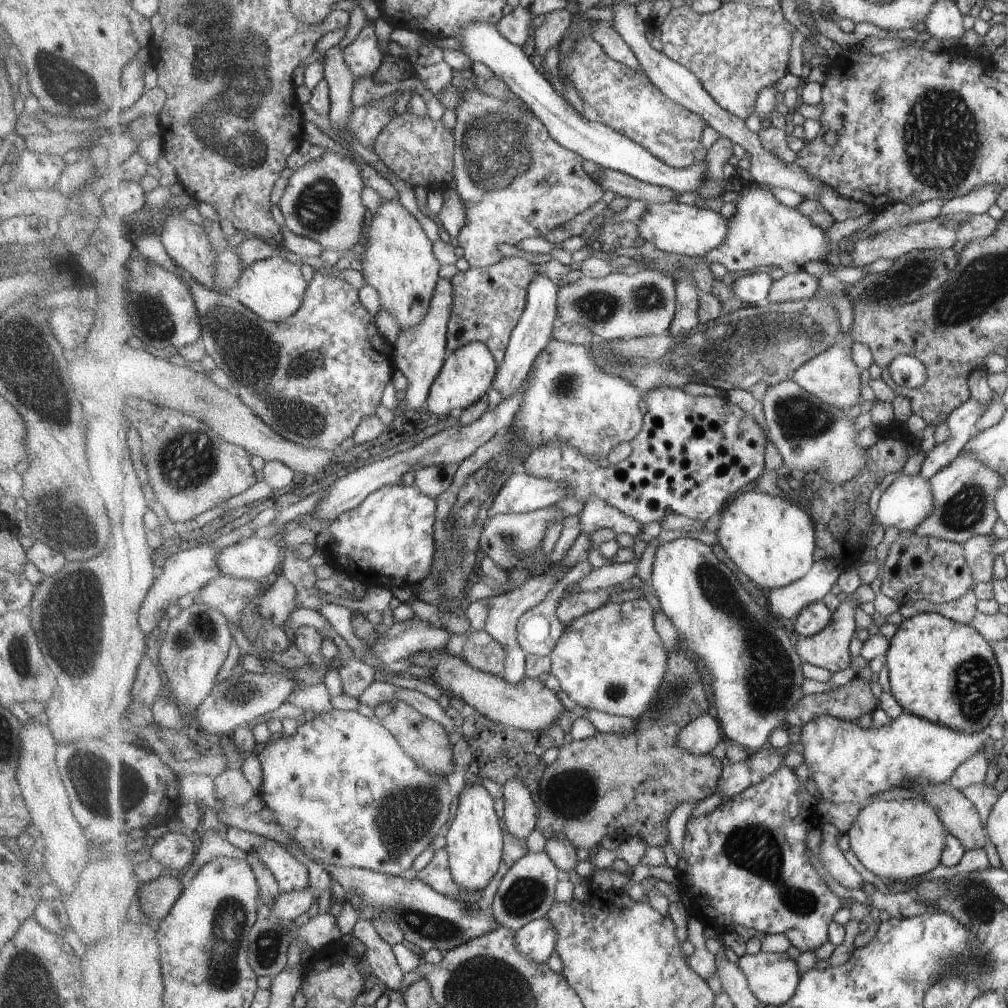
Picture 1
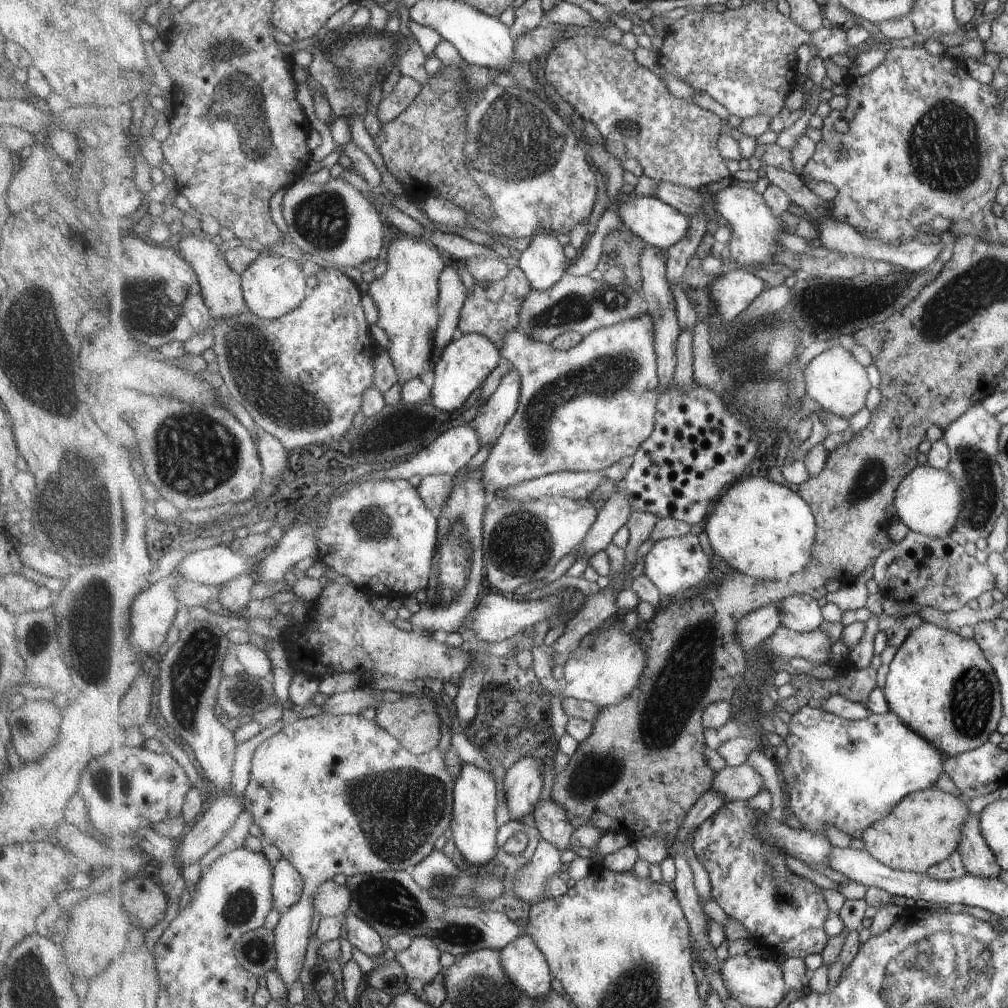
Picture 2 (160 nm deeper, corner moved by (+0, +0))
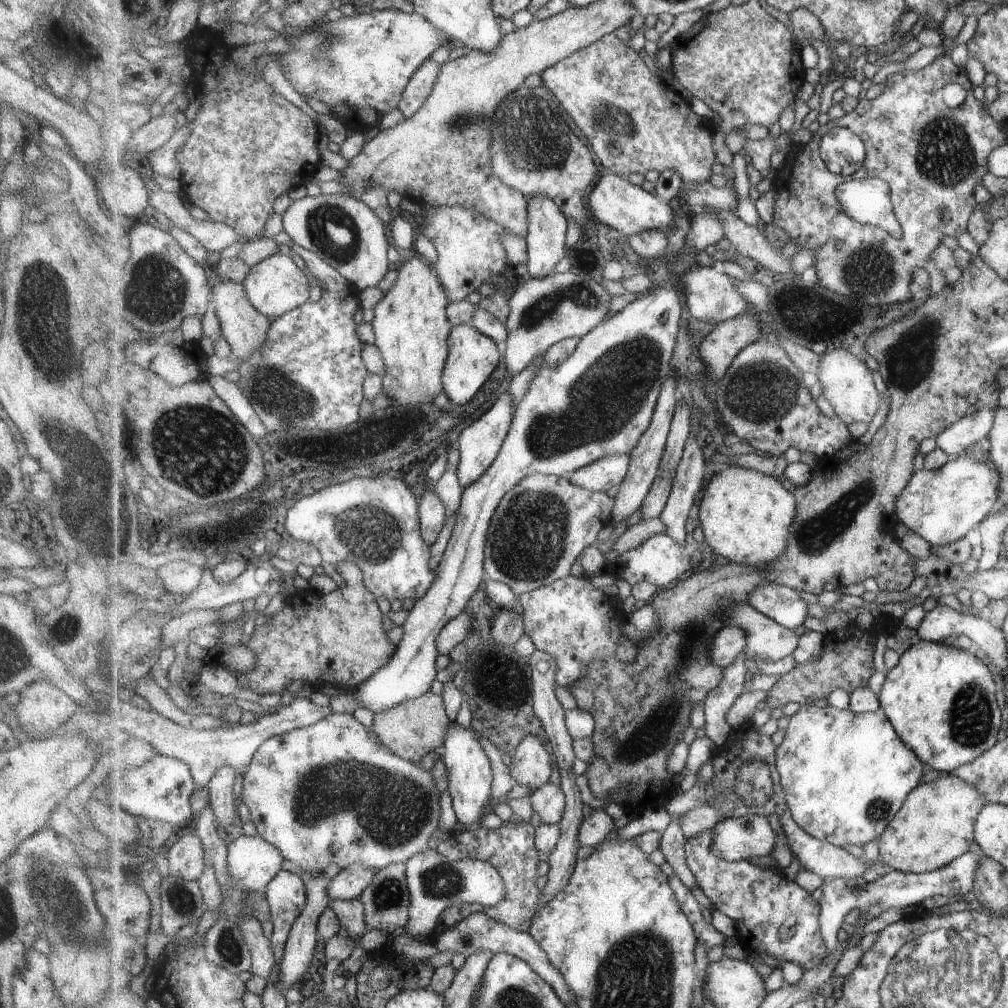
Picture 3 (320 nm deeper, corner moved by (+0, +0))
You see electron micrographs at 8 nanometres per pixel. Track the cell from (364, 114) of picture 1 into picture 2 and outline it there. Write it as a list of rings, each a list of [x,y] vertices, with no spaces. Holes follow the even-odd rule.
[[[401,75],[396,86],[381,100],[377,108],[377,120],[380,124],[387,124],[403,114],[411,106],[411,102],[421,94],[423,88],[419,80]]]

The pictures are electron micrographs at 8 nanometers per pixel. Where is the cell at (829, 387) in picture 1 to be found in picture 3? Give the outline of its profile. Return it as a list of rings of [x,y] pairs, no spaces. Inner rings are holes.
[[[833,349],[830,353],[820,357],[819,382],[821,393],[834,409],[835,414],[845,421],[845,424],[864,422],[867,425],[873,422],[875,414],[879,412],[879,392],[873,380],[873,372],[867,368],[865,362],[845,349]]]

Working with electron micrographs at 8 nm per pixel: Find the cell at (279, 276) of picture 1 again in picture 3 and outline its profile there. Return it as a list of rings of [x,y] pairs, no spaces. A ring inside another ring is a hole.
[[[277,253],[251,267],[250,274],[244,280],[244,289],[249,300],[264,314],[276,316],[276,319],[301,305],[311,296],[311,284],[303,274],[298,259],[287,254]]]

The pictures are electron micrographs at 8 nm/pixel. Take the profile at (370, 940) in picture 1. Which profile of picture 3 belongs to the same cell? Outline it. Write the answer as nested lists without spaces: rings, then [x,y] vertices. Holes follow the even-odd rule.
[[[360,897],[333,899],[330,907],[335,911],[343,928],[346,928],[351,937],[363,935],[369,931],[364,904]]]

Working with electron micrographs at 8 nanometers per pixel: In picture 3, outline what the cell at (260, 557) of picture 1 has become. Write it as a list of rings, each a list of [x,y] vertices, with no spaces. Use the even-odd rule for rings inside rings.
[[[177,560],[163,568],[158,567],[158,572],[166,592],[182,595],[193,592],[200,585],[207,568],[203,570],[199,566]]]

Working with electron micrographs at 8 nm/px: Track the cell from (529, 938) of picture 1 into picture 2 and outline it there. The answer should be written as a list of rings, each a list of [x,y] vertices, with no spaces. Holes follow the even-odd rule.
[[[525,931],[503,950],[503,954],[501,960],[505,960],[509,976],[533,1002],[543,1002],[553,992],[551,966],[531,934]]]

